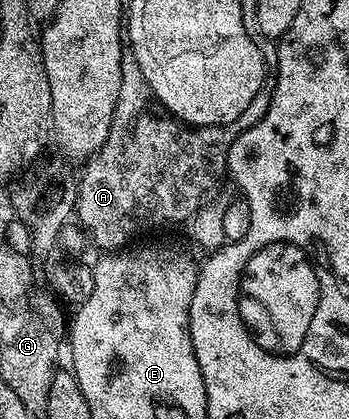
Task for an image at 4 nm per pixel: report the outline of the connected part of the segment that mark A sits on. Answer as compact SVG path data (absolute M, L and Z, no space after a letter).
M124 51L121 58L121 90L112 116L111 129L99 151L86 161L87 169L84 170L83 177L78 177L77 180L77 220L93 244L103 248L99 250L122 250L134 241L131 239L142 228L190 221L204 201L212 195L210 192L218 186L219 179L228 175L227 159L233 142L242 132L265 118L274 86L275 76L269 74L256 97L235 121L223 126L190 127L177 120L157 99L145 74L141 74L141 66L137 66L137 58L131 51Z

